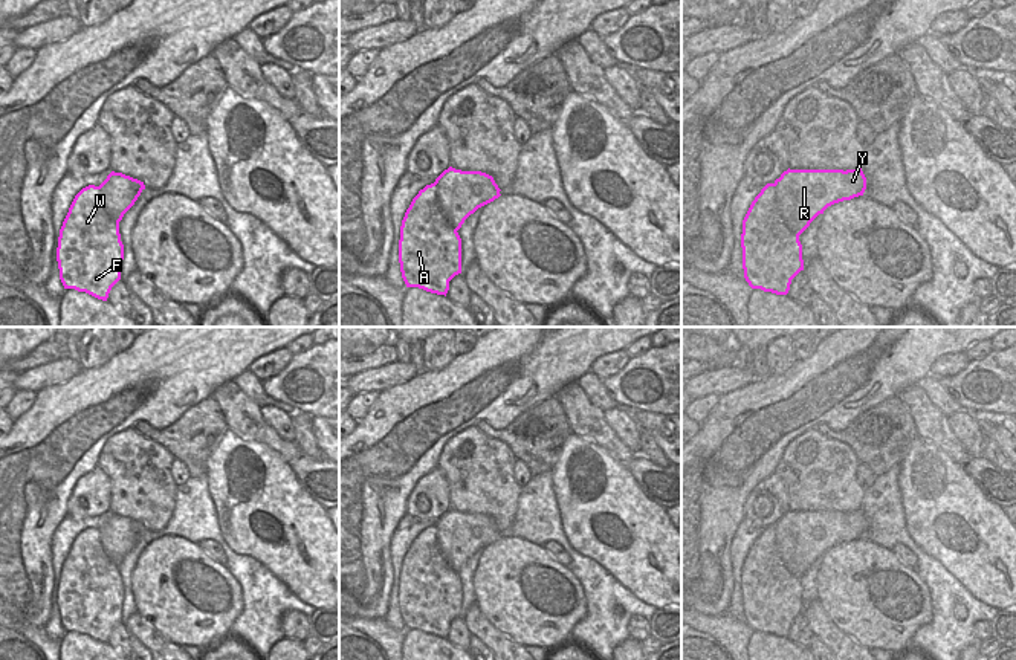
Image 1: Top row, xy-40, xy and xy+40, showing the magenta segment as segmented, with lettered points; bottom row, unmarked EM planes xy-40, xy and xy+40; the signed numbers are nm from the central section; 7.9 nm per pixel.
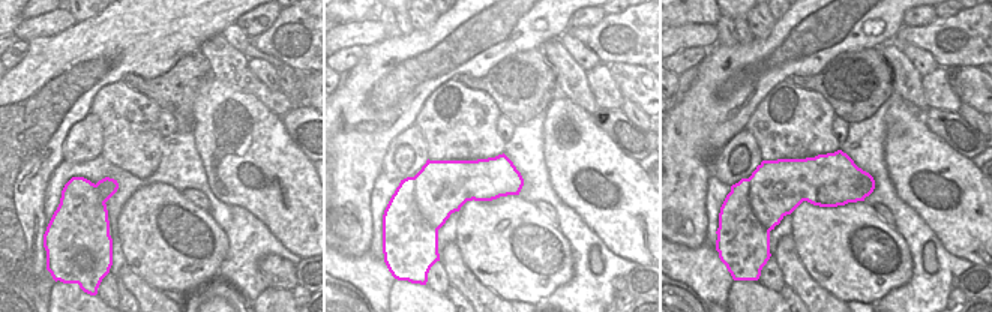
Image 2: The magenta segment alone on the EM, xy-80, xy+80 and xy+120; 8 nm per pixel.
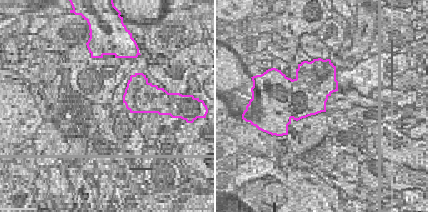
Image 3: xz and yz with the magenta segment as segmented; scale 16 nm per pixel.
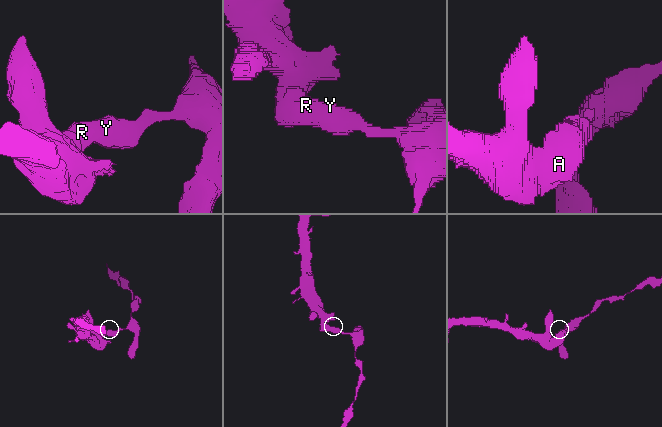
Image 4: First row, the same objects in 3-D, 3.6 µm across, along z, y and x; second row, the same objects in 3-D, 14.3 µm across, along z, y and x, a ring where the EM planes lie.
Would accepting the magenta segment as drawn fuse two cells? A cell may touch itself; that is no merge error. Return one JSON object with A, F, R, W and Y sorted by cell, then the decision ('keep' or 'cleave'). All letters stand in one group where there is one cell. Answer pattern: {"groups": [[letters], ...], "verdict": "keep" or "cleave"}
{"groups": [["A", "F", "W"], ["R", "Y"]], "verdict": "cleave"}

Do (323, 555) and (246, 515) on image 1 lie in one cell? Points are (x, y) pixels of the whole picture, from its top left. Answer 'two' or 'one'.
one

